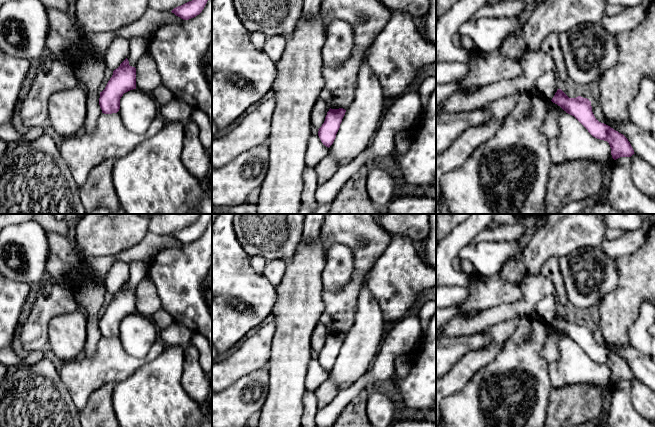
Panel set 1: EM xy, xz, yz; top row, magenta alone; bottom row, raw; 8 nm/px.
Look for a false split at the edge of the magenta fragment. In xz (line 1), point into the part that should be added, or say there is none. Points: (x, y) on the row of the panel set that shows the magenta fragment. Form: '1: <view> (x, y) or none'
1: none

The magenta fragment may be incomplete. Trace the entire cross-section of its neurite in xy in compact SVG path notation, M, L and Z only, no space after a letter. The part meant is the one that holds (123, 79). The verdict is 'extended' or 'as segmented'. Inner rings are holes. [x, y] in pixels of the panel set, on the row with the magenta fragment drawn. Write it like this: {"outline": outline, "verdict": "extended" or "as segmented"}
{"outline": "M126 58L113 71L105 89L100 92L99 105L104 114L117 113L120 109L120 99L124 93L136 89L136 68L129 65Z", "verdict": "as segmented"}

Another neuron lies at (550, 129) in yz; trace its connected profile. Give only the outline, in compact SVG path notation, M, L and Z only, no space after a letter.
M550 101L547 116L544 120L541 132L544 136L550 140L556 137L559 133L558 119L562 114L565 114L560 106Z

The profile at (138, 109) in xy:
M136 88L123 94L118 113L130 132L143 134L159 115L158 109L150 94Z

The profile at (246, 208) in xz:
M244 203L238 207L216 207L212 205L212 214L257 214L255 204Z

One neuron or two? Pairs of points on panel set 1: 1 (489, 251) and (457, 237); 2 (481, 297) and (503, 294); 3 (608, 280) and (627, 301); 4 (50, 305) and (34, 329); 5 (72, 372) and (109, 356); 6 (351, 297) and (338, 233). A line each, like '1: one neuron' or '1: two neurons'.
1: two neurons
2: one neuron
3: two neurons
4: one neuron
5: one neuron
6: one neuron

